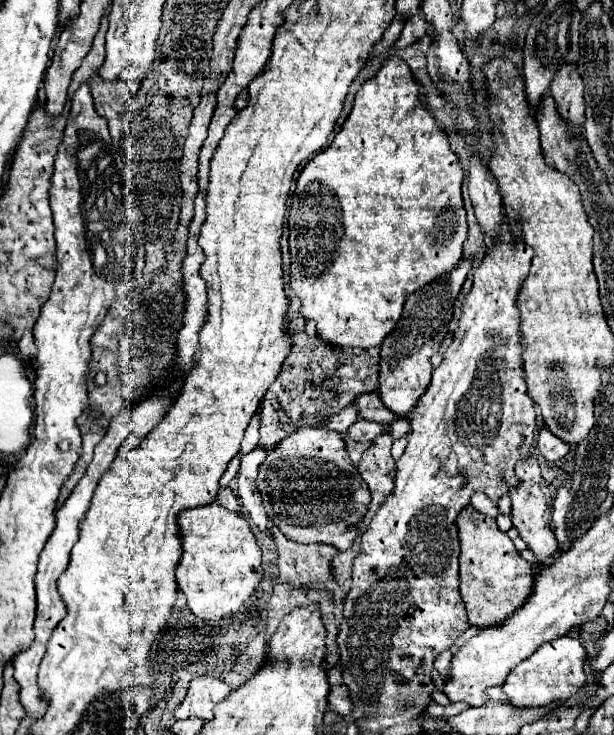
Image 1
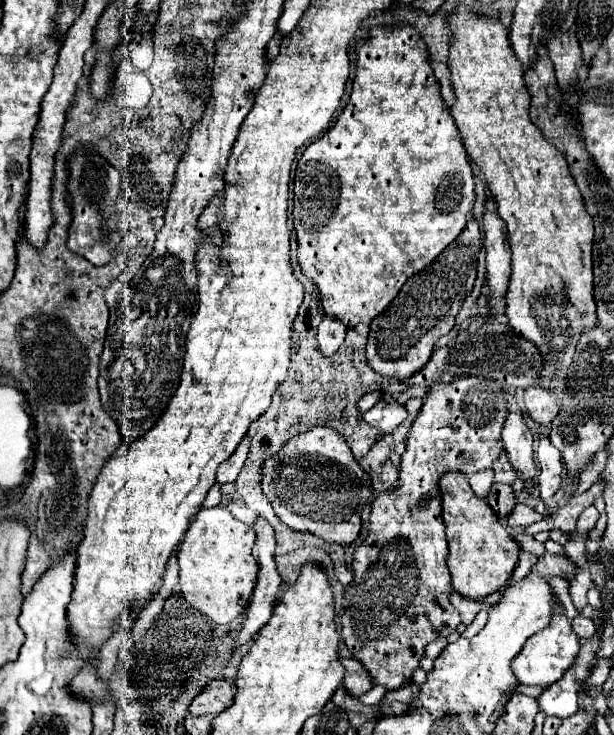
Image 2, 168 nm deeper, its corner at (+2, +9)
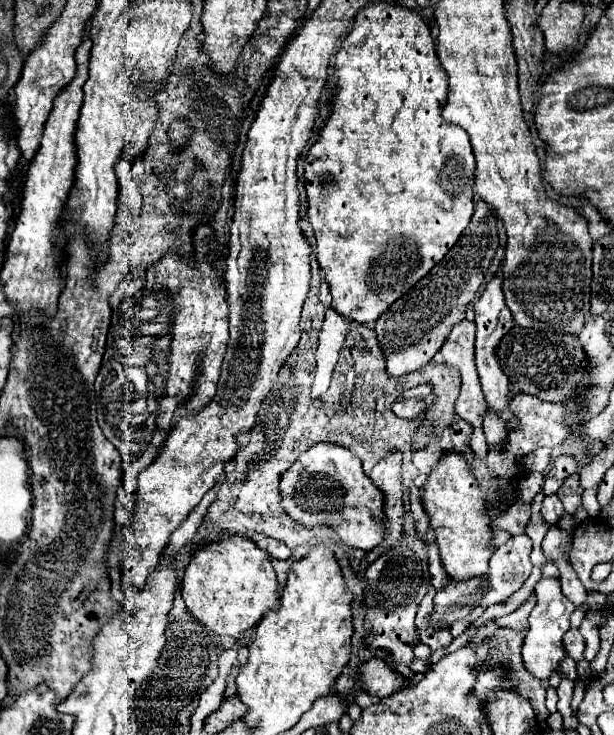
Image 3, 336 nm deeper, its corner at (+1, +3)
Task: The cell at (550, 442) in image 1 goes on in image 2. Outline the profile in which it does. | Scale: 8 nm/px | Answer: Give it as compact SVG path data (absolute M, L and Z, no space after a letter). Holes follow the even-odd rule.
M540 437L538 461L540 461L540 475L538 475L540 497L550 499L562 487L562 457L560 451L552 447L548 437Z

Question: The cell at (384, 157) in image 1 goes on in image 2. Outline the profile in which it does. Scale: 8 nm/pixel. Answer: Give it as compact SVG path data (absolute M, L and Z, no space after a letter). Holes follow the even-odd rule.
M412 25L372 27L368 31L368 39L358 41L354 51L356 51L356 75L354 75L350 101L344 107L342 115L332 125L332 129L324 137L320 137L318 141L306 147L302 159L298 161L296 175L294 175L294 227L296 227L296 237L298 237L300 267L304 275L316 283L326 315L346 323L348 327L356 327L358 323L370 323L376 315L380 315L380 311L384 311L384 307L388 307L388 303L398 295L406 279L422 271L426 265L430 265L462 233L468 219L472 217L472 207L474 207L472 165L468 161L458 127L454 125L454 119L442 99L440 83L434 77L434 71L428 61L428 49L420 33Z

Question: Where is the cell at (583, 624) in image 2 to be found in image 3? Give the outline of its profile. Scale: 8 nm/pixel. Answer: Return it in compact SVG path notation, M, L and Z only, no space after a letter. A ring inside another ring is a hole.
M569 629L563 637L565 643L565 651L569 657L573 657L575 661L581 661L585 655L585 639L577 629Z

